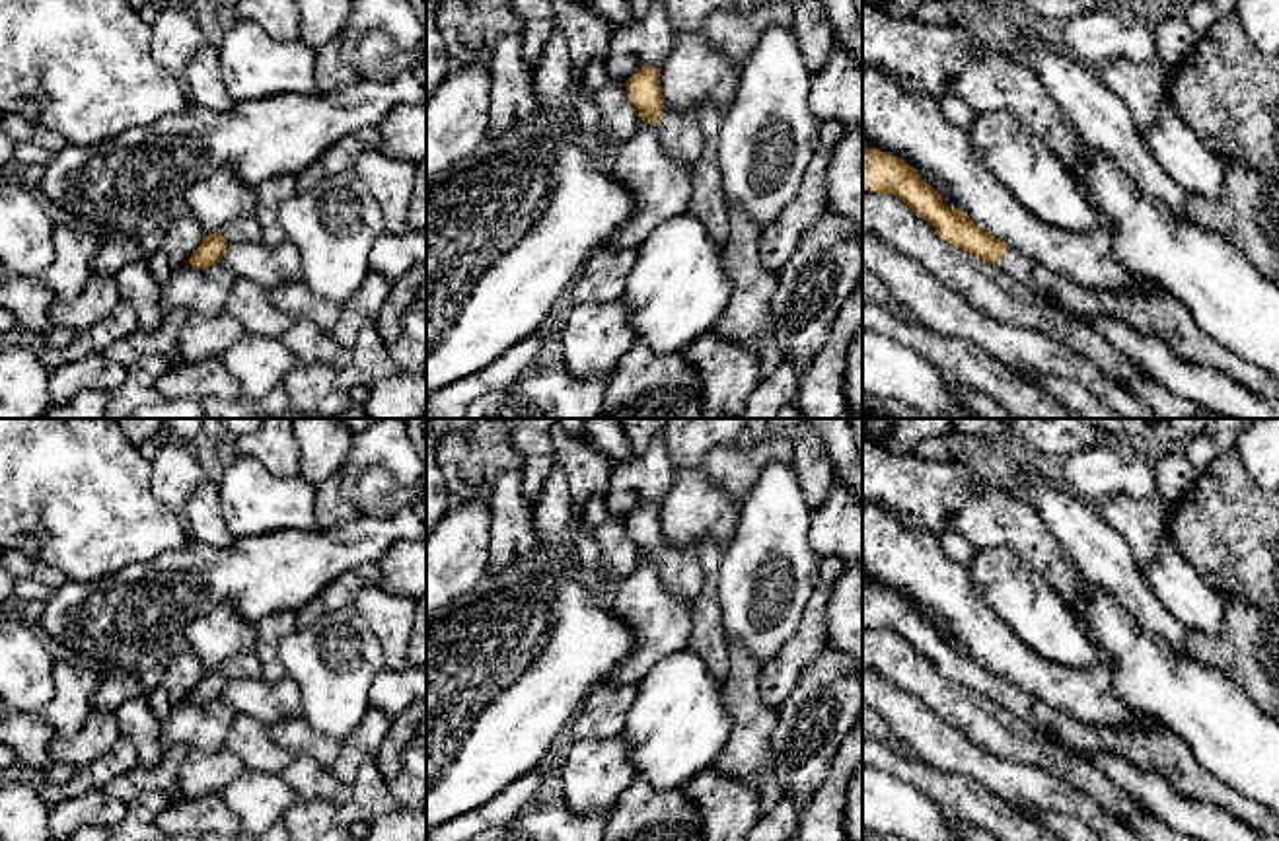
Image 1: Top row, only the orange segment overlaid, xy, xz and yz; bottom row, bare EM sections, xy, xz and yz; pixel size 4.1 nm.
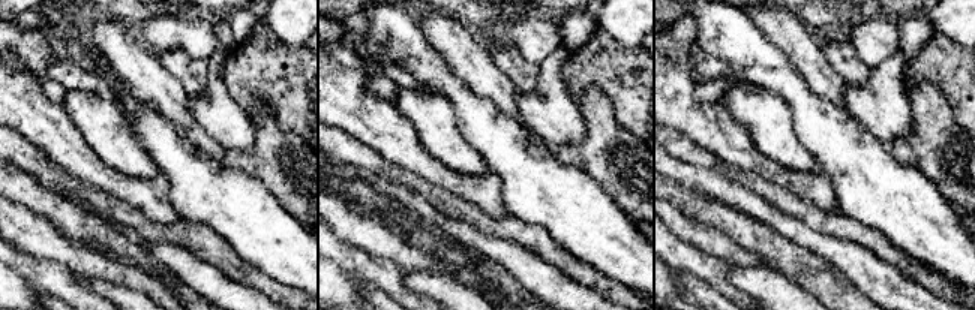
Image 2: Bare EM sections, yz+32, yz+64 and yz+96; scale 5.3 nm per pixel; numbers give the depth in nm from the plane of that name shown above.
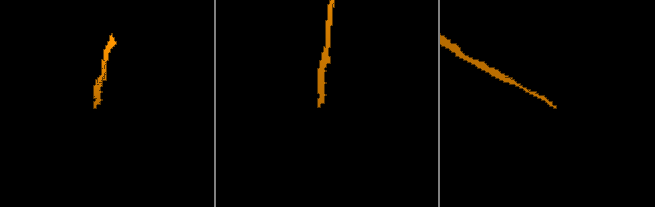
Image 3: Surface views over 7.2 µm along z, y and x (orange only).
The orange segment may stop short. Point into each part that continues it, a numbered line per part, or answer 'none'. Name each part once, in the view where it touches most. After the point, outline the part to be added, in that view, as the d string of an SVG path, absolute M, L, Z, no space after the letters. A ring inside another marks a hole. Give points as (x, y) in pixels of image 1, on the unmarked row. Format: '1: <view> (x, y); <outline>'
1: xz (678, 567); M664 537L654 565L662 582L674 596L687 603L695 602L703 586L703 567L697 549L676 547Z

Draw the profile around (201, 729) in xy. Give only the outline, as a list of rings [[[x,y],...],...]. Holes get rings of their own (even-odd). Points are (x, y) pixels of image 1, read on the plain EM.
[[[222,697],[202,707],[183,699],[162,722],[162,746],[165,750],[183,746],[187,751],[220,751],[234,716],[234,709]]]

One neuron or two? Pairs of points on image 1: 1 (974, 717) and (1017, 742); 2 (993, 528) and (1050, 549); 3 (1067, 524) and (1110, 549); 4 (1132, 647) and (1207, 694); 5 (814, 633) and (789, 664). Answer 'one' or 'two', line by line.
1: one
2: one
3: one
4: one
5: one

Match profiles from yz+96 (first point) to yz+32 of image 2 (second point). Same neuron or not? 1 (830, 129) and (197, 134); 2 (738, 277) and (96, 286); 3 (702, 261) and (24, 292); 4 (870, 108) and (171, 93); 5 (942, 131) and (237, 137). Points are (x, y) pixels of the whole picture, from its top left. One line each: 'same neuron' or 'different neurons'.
1: different neurons
2: same neuron
3: different neurons
4: different neurons
5: different neurons

